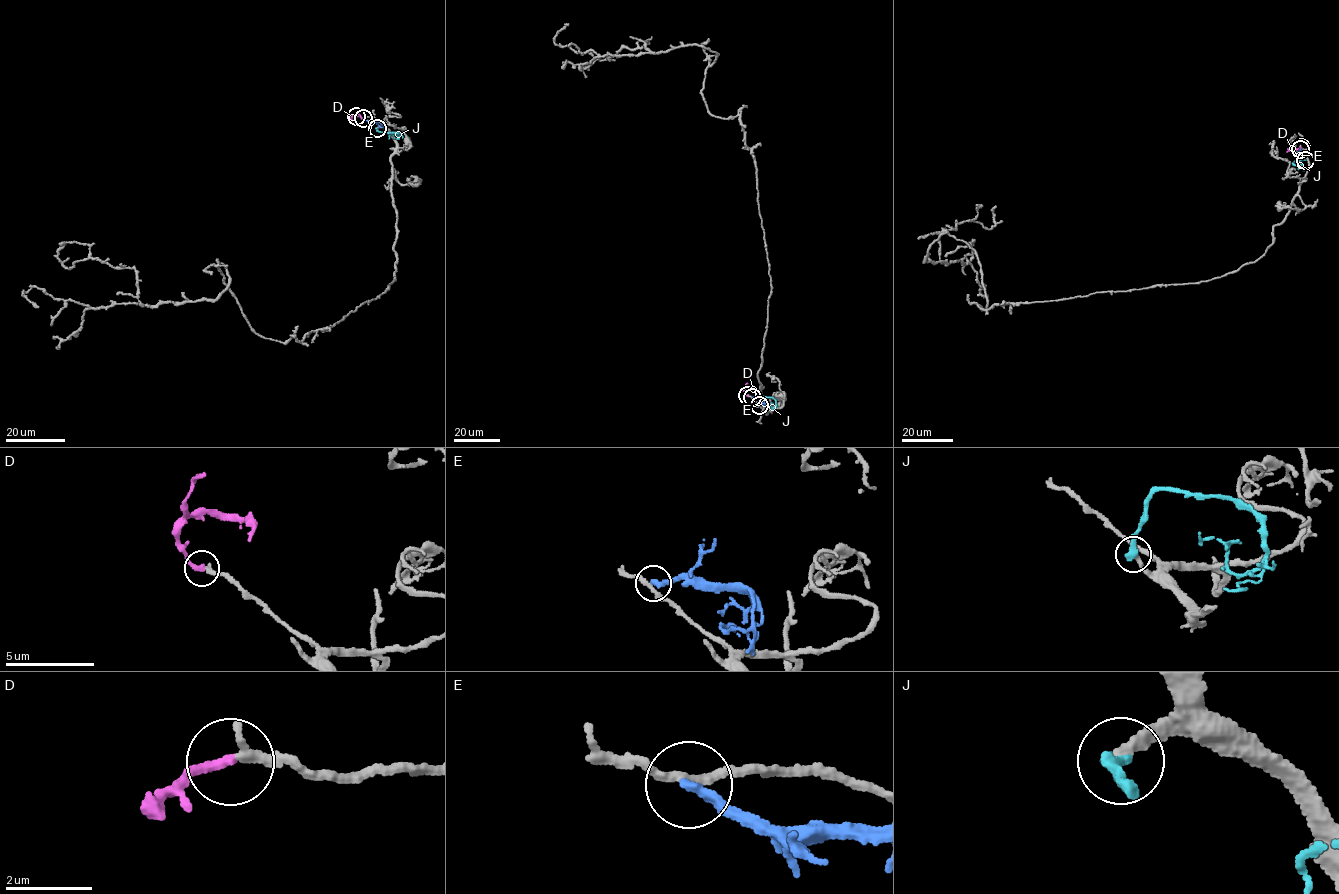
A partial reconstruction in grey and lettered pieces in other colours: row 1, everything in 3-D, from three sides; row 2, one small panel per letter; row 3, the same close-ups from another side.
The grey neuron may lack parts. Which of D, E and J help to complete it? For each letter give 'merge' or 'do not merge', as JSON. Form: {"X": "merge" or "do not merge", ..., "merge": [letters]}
{"D": "merge", "E": "do not merge", "J": "do not merge", "merge": ["D"]}

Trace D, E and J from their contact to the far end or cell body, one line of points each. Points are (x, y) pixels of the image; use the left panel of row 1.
D: (355, 116), (351, 119), (358, 114), (363, 122)
E: (363, 118), (384, 123)
J: (377, 129), (379, 132), (399, 133), (394, 132), (389, 139)

